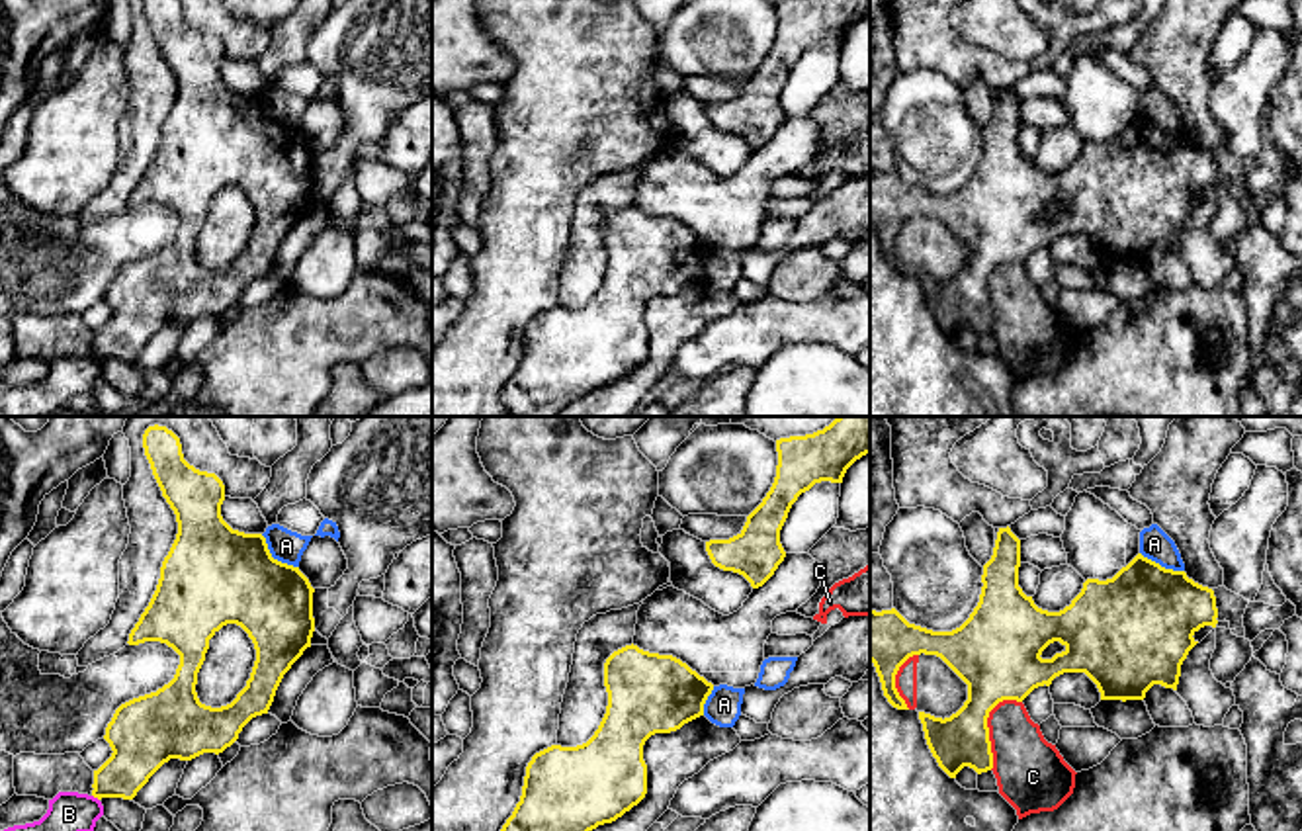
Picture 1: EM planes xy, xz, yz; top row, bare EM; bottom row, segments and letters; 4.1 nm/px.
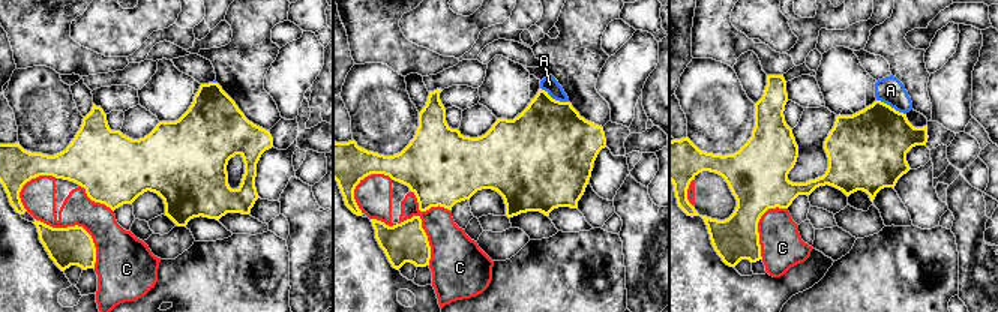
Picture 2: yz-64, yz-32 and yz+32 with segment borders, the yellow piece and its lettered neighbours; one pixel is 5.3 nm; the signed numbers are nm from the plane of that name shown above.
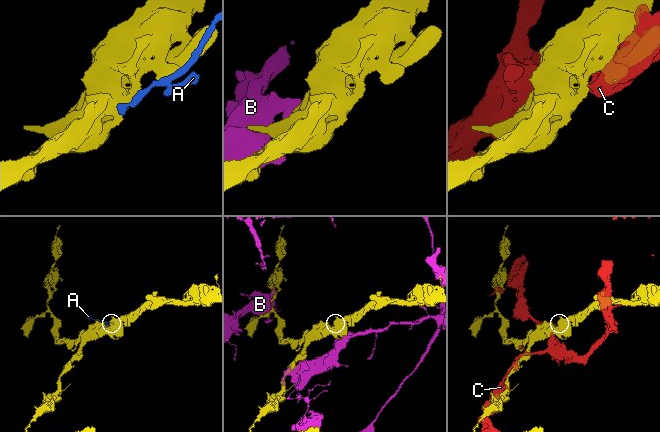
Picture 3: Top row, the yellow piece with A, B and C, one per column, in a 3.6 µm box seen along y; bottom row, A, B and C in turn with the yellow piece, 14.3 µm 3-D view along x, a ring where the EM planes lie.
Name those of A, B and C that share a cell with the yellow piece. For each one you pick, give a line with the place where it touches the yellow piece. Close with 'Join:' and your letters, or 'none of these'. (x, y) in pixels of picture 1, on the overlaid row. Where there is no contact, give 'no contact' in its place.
Join: none of these

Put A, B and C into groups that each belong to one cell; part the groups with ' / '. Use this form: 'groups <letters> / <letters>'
groups A / B / C

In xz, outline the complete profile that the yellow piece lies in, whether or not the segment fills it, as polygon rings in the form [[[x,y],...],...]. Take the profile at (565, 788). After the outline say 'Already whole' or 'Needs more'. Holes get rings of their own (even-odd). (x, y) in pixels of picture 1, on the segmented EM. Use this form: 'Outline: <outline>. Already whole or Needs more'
Outline: [[[626,645],[604,663],[604,686],[608,692],[606,714],[594,735],[577,747],[551,745],[532,757],[526,766],[520,802],[500,831],[592,831],[612,823],[637,806],[647,794],[647,765],[643,745],[655,733],[671,733],[704,716],[704,704],[714,684],[673,655],[659,655]]]. Already whole

